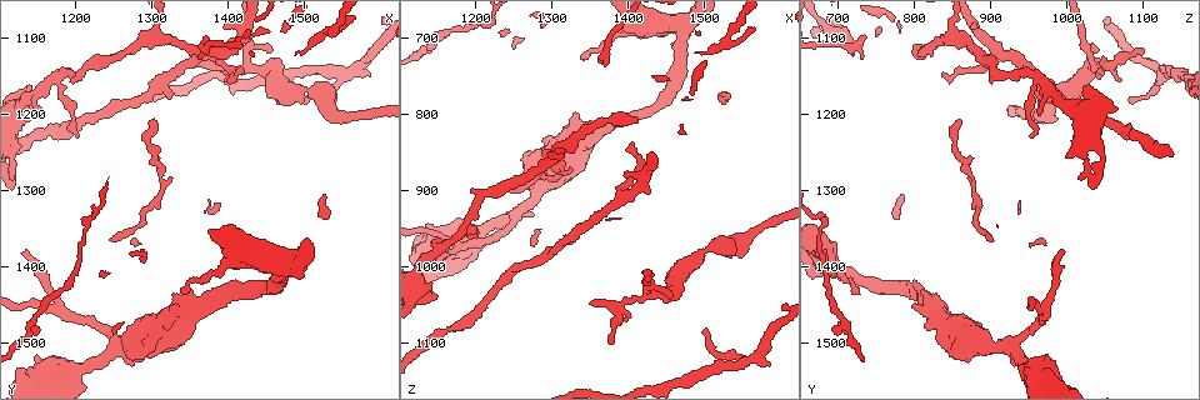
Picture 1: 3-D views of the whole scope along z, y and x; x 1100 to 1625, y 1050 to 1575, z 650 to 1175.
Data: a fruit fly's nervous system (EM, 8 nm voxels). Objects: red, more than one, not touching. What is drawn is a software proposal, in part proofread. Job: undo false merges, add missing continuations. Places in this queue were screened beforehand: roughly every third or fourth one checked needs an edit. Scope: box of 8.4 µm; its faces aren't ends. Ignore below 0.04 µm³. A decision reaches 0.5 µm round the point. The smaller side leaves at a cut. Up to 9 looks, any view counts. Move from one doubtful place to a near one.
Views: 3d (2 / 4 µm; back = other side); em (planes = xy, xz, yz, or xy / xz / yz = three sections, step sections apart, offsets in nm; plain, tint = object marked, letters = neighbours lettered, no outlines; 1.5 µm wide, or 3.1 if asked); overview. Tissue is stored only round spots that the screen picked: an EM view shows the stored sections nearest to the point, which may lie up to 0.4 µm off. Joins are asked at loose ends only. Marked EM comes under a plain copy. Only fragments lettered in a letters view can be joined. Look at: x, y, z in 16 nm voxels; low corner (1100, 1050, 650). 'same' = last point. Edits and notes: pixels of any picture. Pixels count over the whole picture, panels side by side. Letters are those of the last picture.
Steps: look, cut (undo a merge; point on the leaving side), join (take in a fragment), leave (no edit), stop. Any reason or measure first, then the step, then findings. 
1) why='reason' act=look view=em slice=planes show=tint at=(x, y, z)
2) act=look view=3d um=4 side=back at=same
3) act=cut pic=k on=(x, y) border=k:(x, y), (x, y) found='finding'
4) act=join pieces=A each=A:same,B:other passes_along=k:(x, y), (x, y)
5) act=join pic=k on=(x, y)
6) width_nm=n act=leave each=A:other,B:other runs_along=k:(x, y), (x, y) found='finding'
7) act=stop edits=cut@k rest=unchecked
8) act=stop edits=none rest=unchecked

why='thin end' act=look view=3d um=2 at=(1500, 1180, 1080)

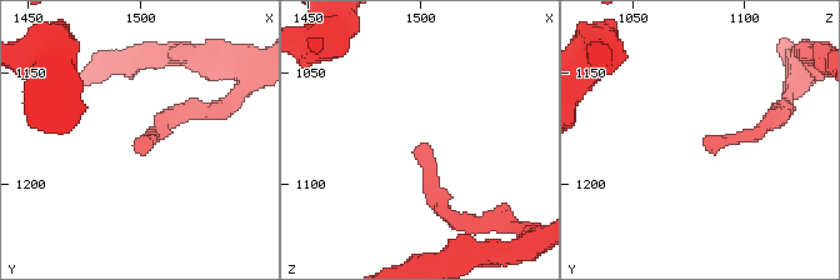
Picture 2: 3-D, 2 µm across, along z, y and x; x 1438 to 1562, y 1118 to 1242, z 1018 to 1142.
act=look view=em slice=planes show=letters at=(1501, 1180, 1081)

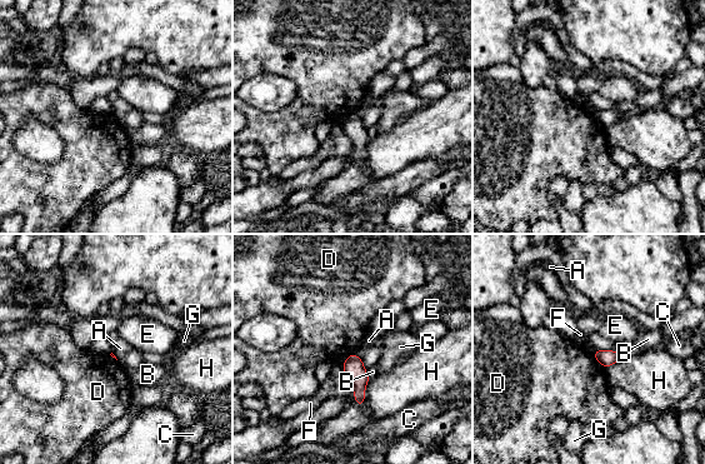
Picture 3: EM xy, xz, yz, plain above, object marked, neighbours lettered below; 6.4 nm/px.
act=leave each=A:other,B:other,C:other,D:other,E:other,F:other,G:other,H:other border=3:(354, 352), (360, 358) found='none of them fits'

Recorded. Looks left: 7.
why='thick turns thin' act=look view=3d um=2 at=(1545, 1205, 970)

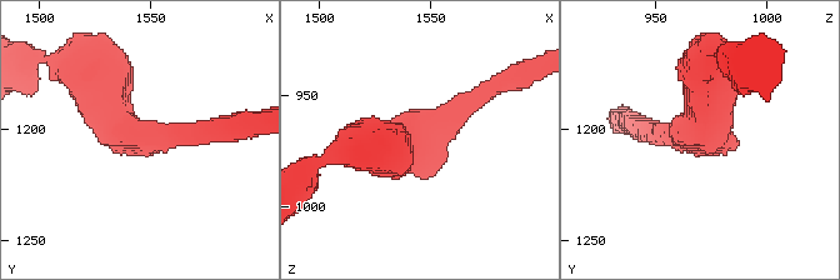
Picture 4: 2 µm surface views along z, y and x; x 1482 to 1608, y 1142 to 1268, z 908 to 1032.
arm_widths_nm=170,400 why='shape alone is not enough' act=look view=em slice=planes show=tint at=(1546, 1205, 969)

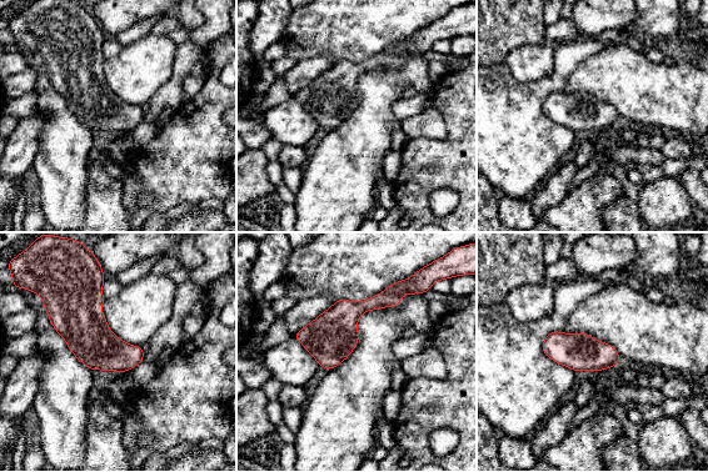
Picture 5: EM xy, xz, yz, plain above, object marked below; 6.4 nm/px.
act=look view=em slice=planes show=letters at=same

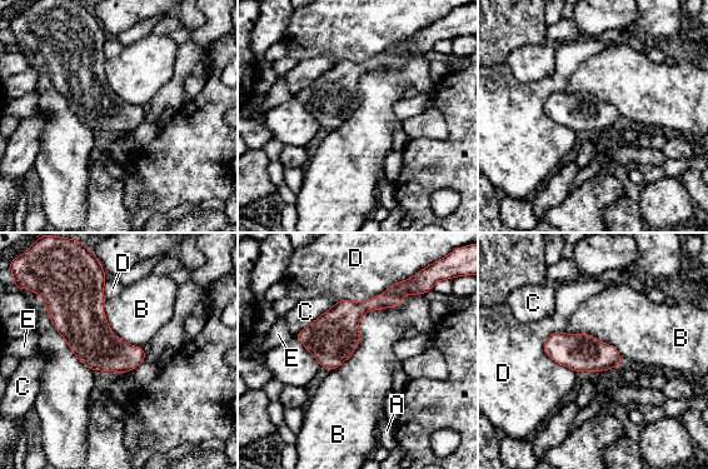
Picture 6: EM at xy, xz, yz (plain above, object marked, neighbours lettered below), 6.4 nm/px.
longest_contact=B:800nm act=leave each=A:other,B:other,C:other,D:other,E:other border=6:(418, 270), (365, 300), (337, 302) found='continuous, no second cell'

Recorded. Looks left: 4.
why='free end' act=look view=em slice=planes show=letters at=(1135, 1160, 1030)

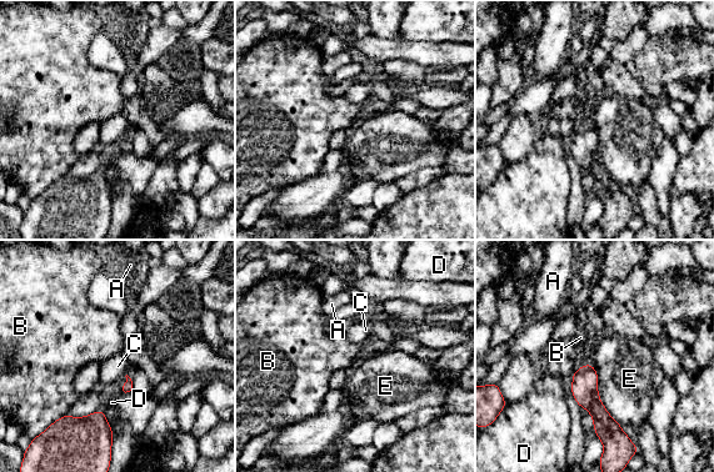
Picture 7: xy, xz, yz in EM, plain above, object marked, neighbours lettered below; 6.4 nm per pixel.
act=leave each=A:other,B:other,C:other,D:other,E:other runs_along=7:(587, 367), (587, 396), (612, 432) found='none of them fits'

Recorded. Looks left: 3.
act=look view=em slice=planes show=letters at=(1140, 1375, 995)

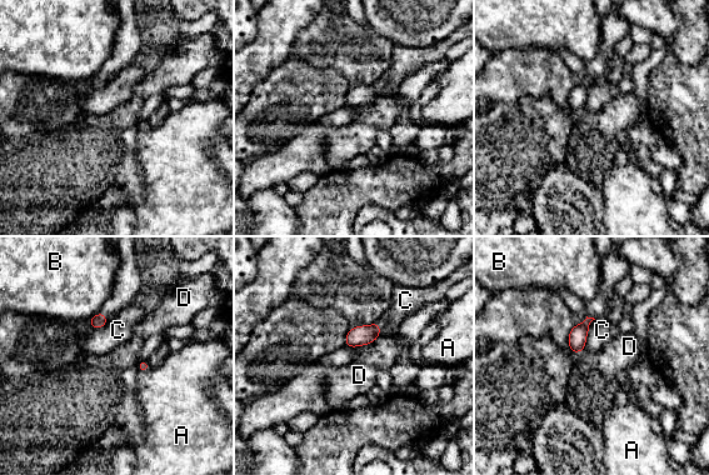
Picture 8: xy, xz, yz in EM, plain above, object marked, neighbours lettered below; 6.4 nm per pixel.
act=leave each=A:other,B:other,C:other,D:other border=8:(99, 310), (86, 321) found='none of them fits'

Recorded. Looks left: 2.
act=stop edits=none rest=unchecked

